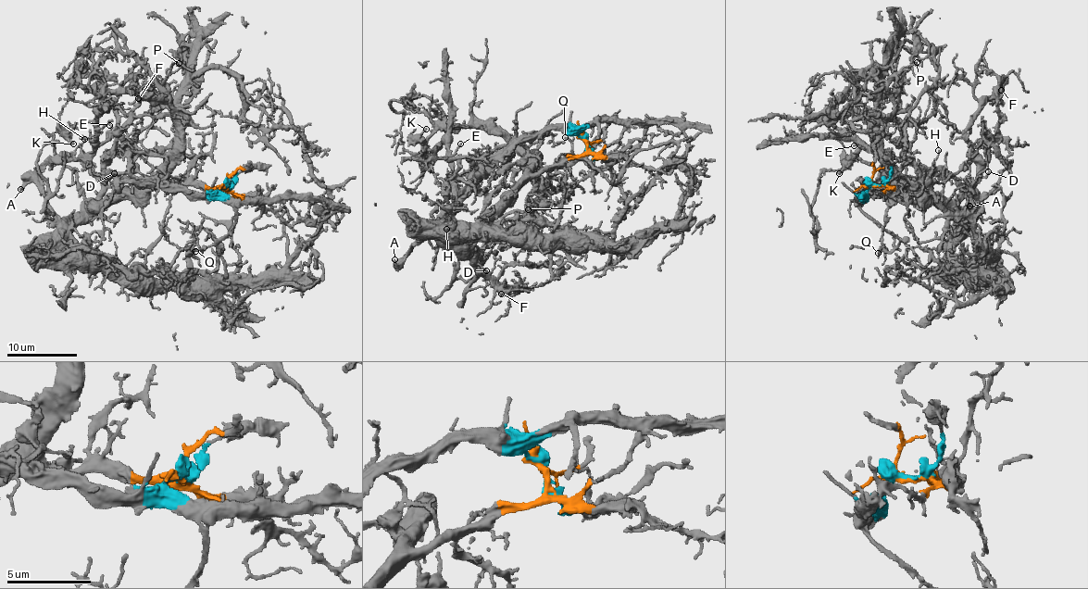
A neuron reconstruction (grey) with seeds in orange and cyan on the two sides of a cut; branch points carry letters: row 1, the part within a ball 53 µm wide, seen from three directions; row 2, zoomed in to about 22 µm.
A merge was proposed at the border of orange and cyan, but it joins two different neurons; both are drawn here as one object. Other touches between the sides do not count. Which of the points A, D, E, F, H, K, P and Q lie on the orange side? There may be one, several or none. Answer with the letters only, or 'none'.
D, F, P

